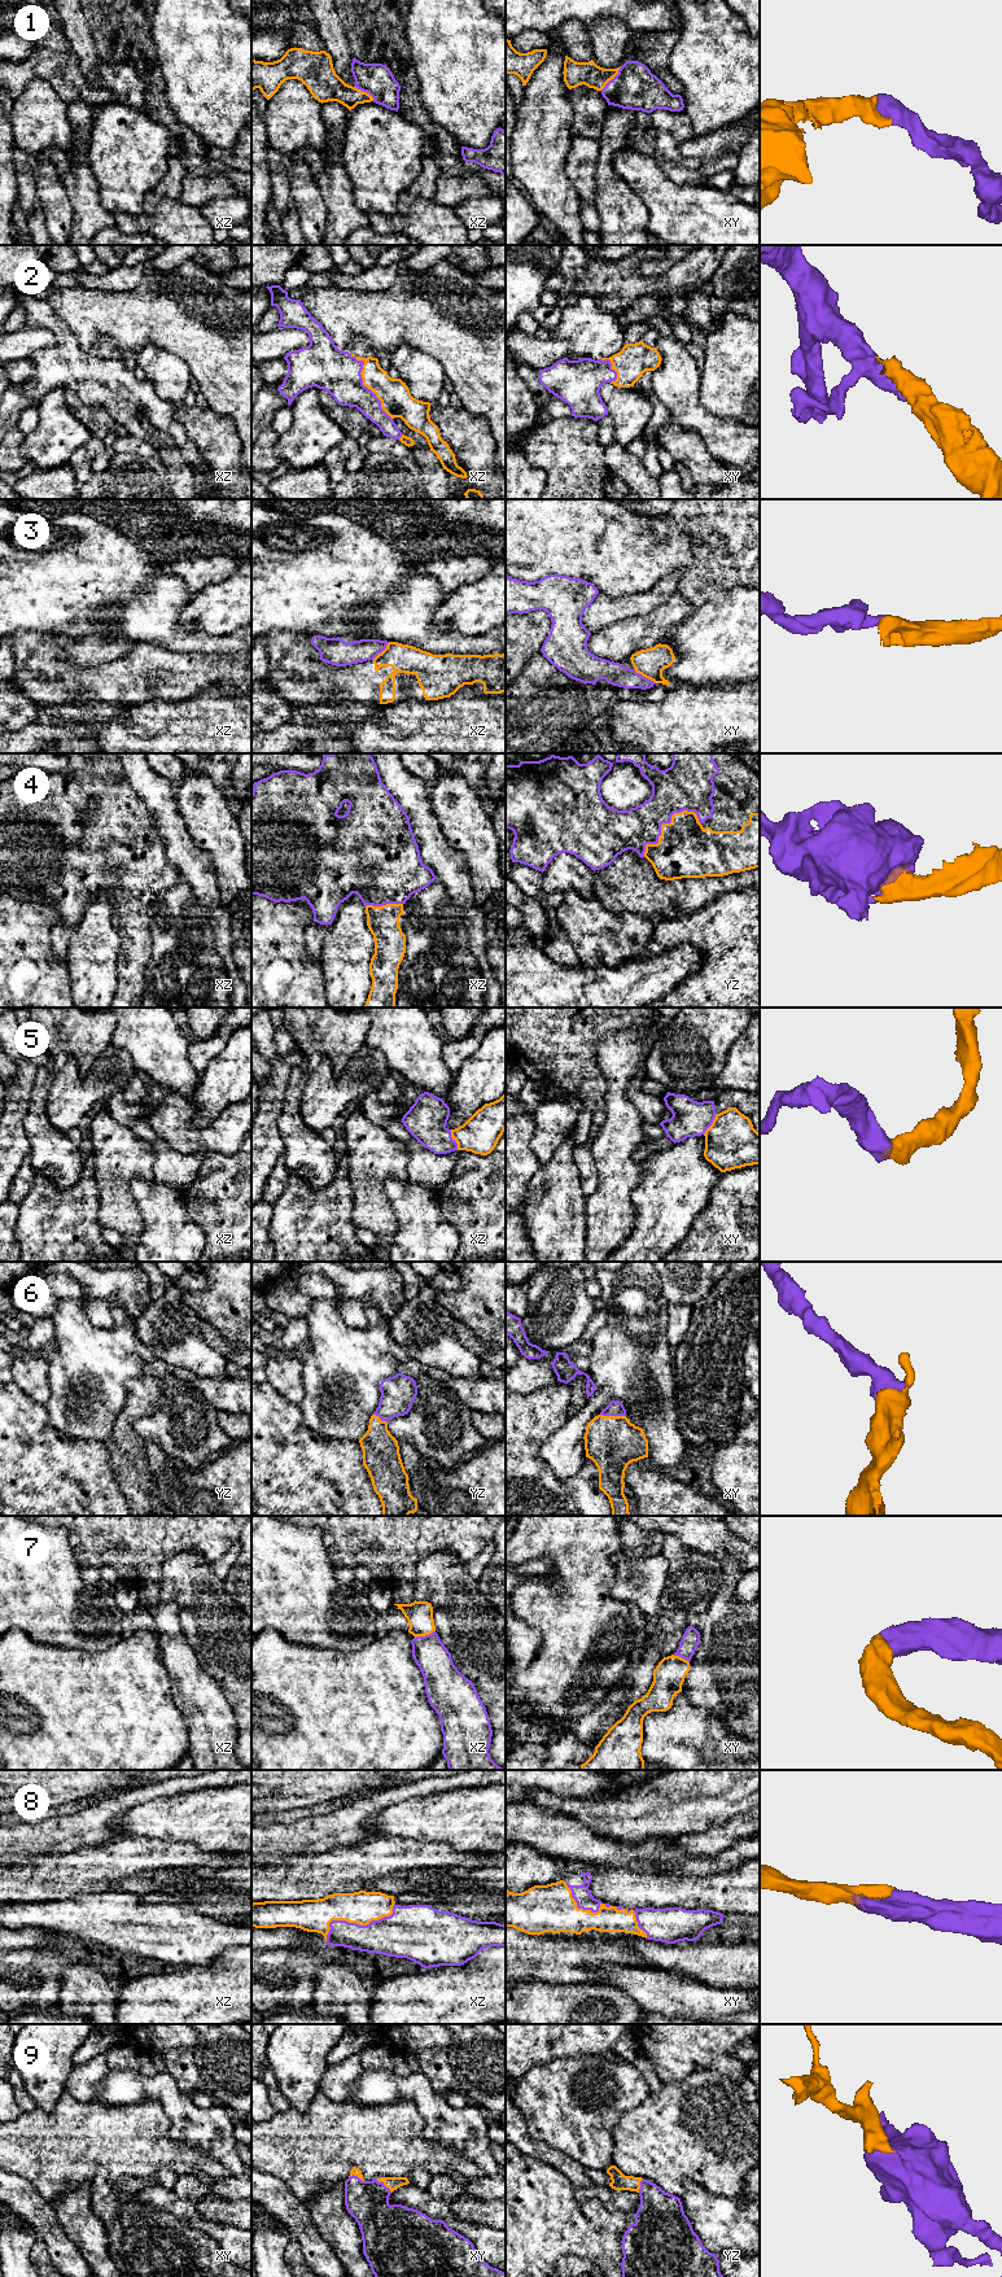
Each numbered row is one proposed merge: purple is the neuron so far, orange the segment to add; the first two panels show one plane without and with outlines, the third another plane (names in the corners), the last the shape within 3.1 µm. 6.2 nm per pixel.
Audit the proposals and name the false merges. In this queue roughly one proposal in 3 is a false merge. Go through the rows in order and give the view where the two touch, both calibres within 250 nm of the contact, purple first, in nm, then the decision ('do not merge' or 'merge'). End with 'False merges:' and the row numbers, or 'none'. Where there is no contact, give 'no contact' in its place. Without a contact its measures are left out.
1: meets purple in xy; 280 nm thick on the purple side, 150 nm on the other; merge
2: meets purple in xz; 280 nm thick on the purple side, 190 nm on the other; merge
3: meets purple in xy; 140 nm thick on the purple side, 180 nm on the other; do not merge
4: meets purple in yz; 280 nm thick on the purple side, 340 nm on the other; merge
5: meets purple in xz; 240 nm thick on the purple side, 240 nm on the other; merge
6: meets purple in xy; 100 nm thick on the purple side, 340 nm on the other; merge
7: meets purple in xz; 220 nm thick on the purple side, 160 nm on the other; merge
8: meets purple in xz; 260 nm thick on the purple side, 200 nm on the other; merge
9: meets purple in xy; 260 nm thick on the purple side, 80 nm on the other; merge
False merges: 3

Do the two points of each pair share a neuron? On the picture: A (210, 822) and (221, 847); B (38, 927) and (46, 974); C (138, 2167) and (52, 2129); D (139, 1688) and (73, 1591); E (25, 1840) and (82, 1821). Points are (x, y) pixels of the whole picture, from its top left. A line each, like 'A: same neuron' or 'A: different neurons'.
A: same neuron
B: same neuron
C: same neuron
D: different neurons
E: same neuron

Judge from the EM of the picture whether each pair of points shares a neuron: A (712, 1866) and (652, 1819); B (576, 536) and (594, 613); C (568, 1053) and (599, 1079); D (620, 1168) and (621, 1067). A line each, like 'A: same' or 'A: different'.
A: different
B: different
C: same
D: same

